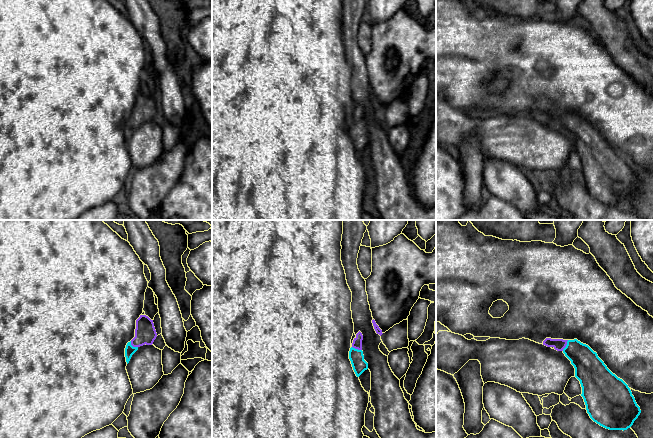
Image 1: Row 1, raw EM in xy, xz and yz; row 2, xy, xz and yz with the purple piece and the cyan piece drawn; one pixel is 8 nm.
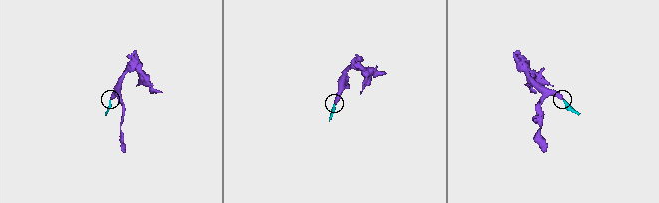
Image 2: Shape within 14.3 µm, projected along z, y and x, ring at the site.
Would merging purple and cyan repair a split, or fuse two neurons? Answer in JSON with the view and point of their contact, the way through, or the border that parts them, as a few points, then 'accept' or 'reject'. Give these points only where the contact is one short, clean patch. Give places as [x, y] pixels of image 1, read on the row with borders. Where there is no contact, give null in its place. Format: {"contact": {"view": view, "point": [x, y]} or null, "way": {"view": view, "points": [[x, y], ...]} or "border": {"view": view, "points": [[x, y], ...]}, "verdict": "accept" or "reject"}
{"contact": {"view": "yz", "point": [566, 344]}, "way": {"view": "yz", "points": [[559, 344], [566, 344], [588, 366]]}, "verdict": "accept"}

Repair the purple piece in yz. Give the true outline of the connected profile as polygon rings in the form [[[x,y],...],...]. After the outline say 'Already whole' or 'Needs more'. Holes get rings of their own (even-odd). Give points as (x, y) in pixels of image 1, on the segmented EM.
[[[546,338],[543,345],[562,351],[575,368],[587,413],[609,430],[627,430],[641,413],[628,385],[613,374],[588,345],[577,339]]]. Needs more

